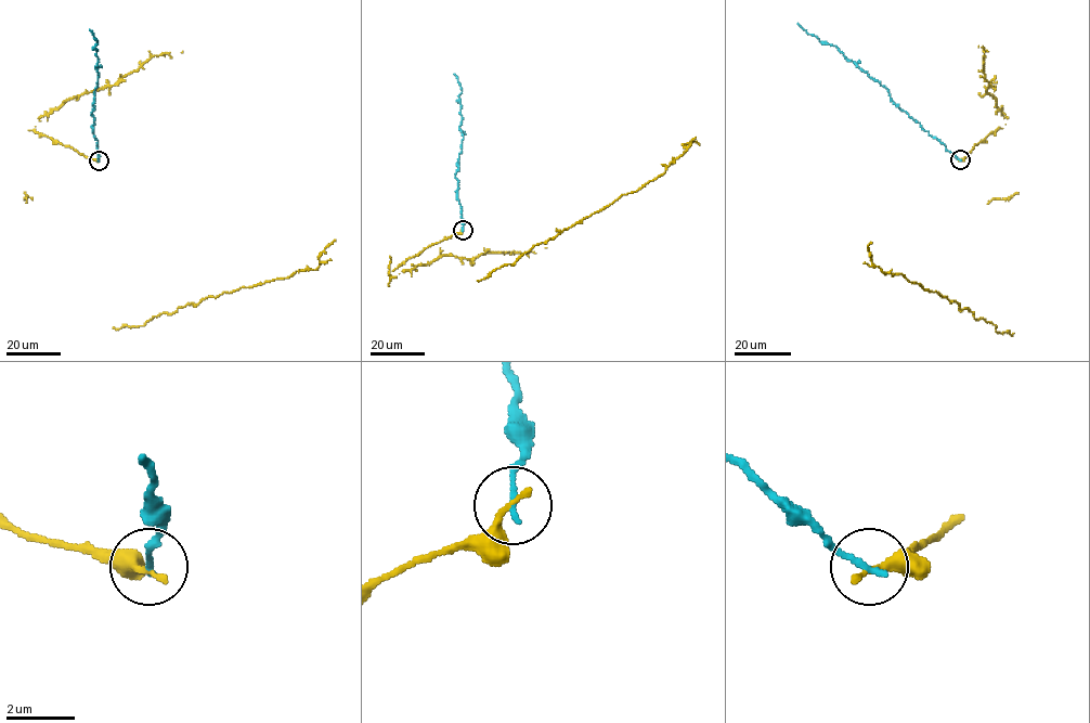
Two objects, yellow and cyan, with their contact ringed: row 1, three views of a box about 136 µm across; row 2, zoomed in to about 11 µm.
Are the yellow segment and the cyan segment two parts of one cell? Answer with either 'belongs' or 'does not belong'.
does not belong

